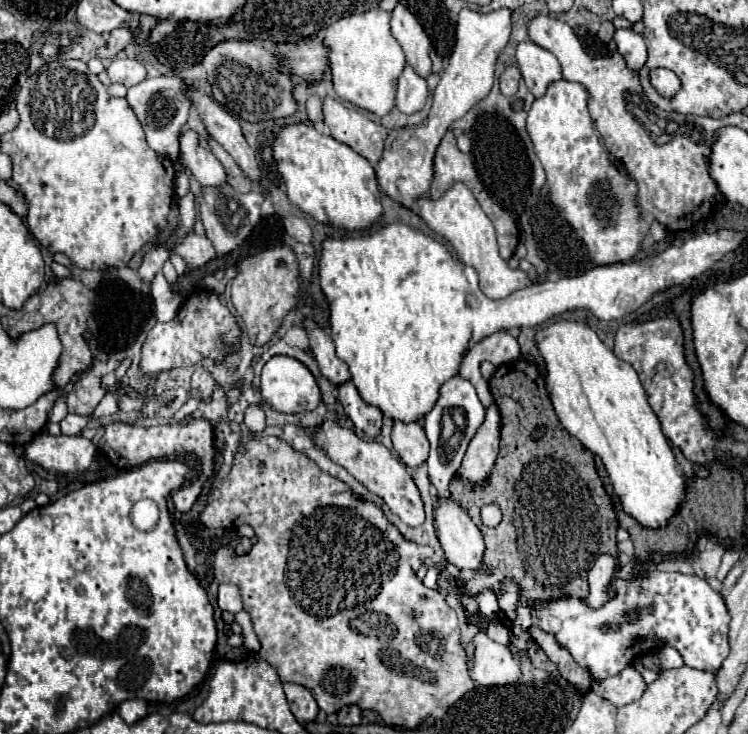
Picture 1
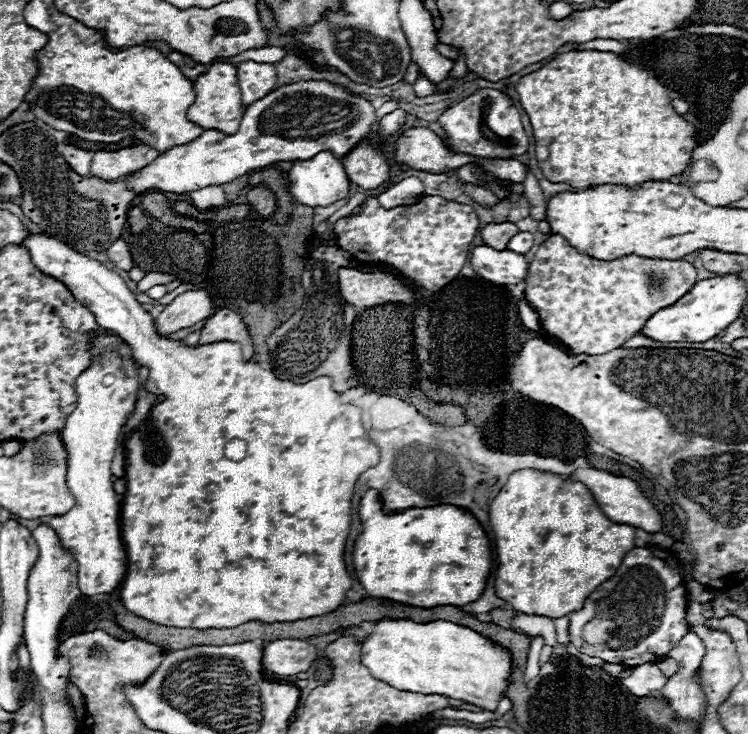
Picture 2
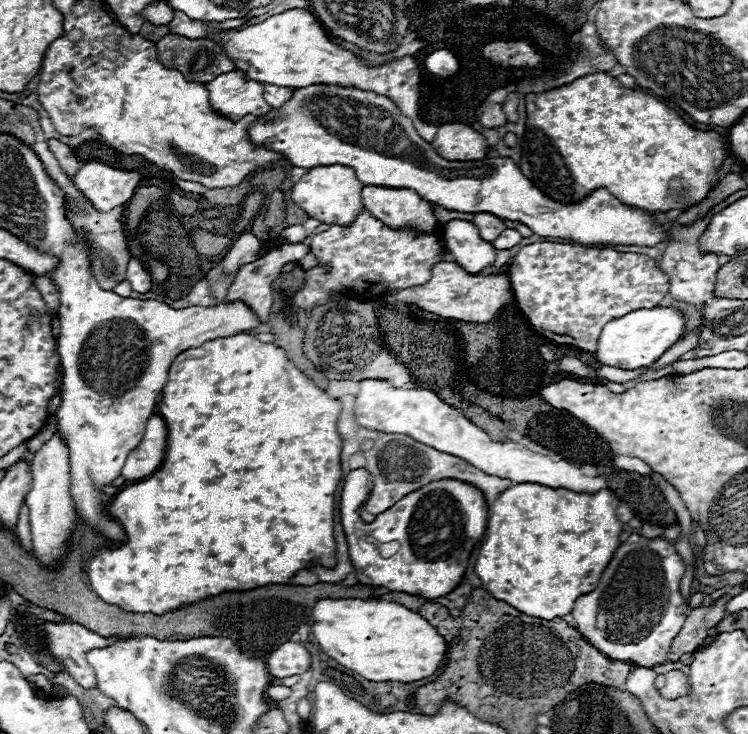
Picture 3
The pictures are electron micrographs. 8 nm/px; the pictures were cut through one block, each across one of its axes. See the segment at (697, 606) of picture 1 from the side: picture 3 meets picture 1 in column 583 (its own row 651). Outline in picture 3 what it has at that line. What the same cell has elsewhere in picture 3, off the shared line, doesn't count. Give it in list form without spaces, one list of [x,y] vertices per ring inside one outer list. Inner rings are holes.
[[[632,534],[614,552],[596,590],[576,600],[572,610],[574,628],[592,642],[596,650],[614,660],[634,662],[646,668],[664,662],[674,636],[688,616],[680,594],[684,572],[686,566],[668,540],[662,536],[646,538]]]

